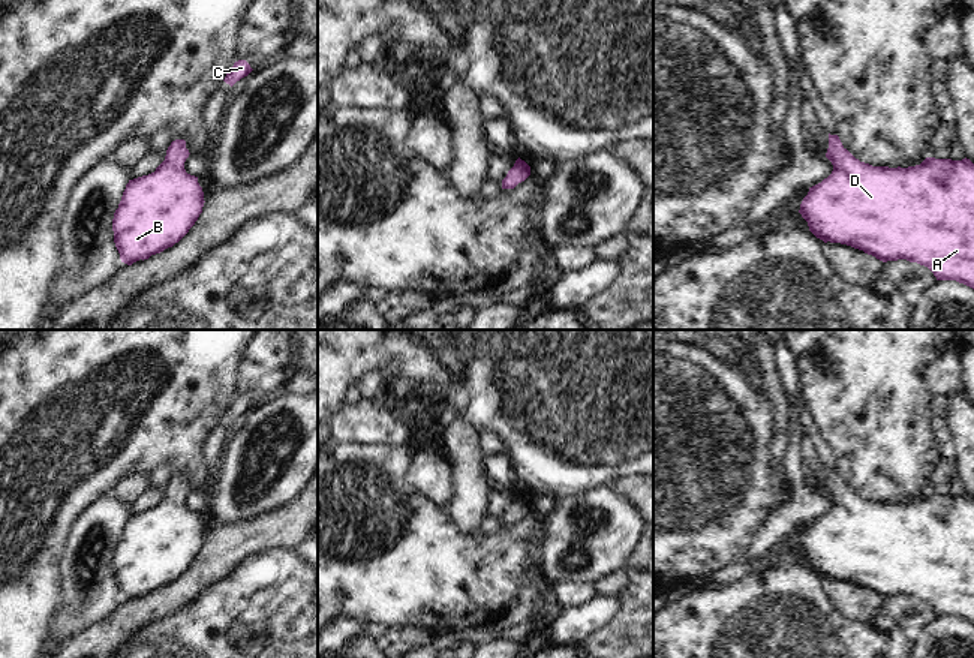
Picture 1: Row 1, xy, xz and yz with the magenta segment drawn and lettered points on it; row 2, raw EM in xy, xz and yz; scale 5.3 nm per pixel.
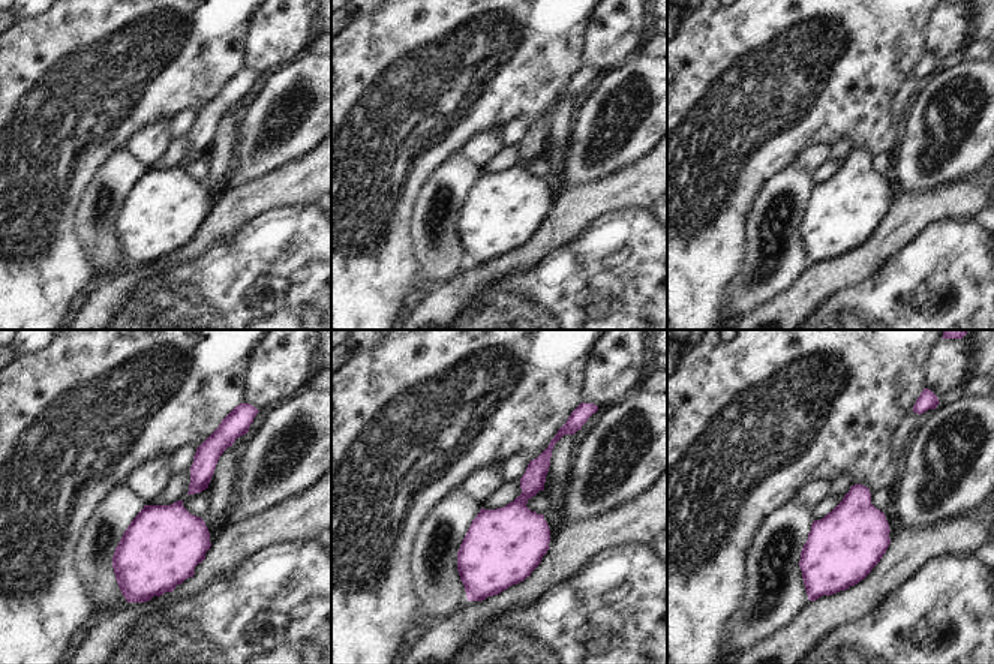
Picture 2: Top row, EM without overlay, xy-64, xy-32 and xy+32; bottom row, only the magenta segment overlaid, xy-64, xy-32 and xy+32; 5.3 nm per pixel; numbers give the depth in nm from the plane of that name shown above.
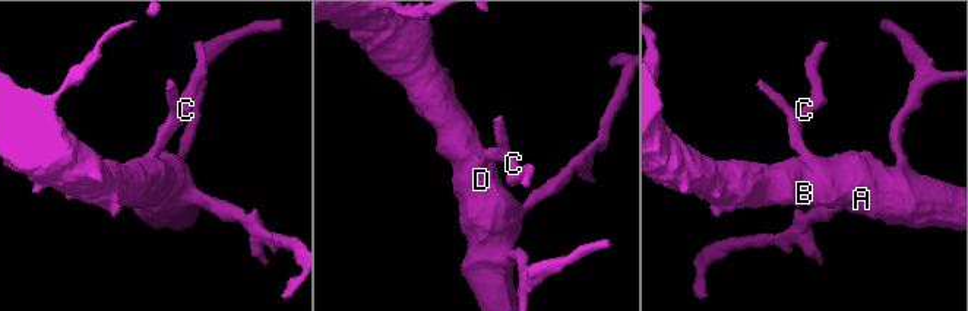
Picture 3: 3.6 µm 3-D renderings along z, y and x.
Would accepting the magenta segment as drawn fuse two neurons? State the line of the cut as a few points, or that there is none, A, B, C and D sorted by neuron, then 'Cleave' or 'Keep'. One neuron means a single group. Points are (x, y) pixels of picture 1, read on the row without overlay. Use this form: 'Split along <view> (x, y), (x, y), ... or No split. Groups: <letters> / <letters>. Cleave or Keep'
No split. Groups: A B C D. Keep

